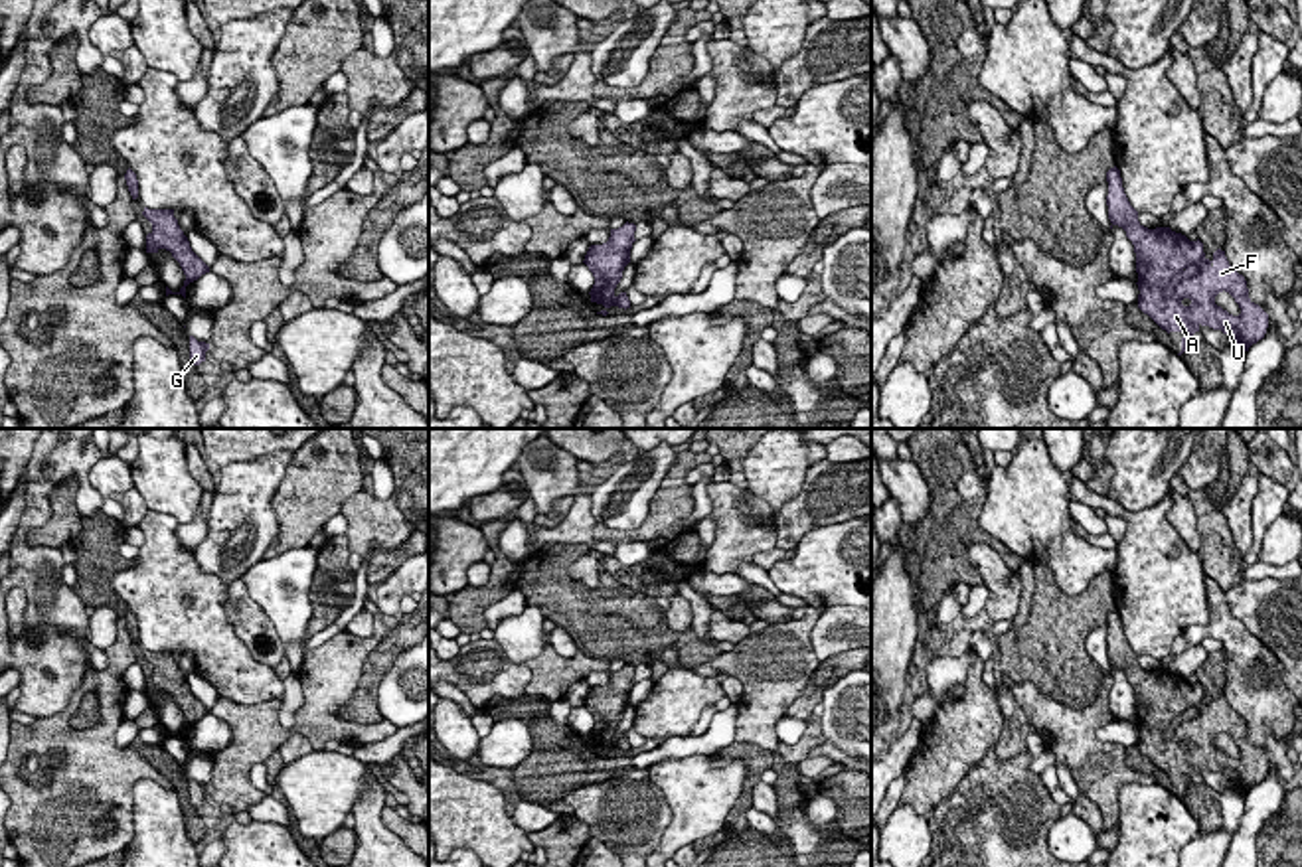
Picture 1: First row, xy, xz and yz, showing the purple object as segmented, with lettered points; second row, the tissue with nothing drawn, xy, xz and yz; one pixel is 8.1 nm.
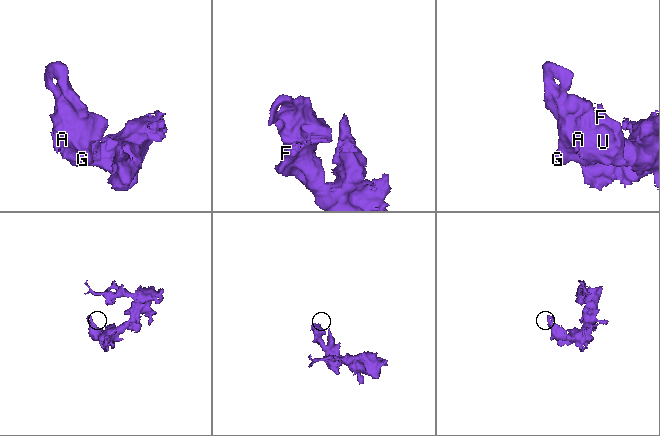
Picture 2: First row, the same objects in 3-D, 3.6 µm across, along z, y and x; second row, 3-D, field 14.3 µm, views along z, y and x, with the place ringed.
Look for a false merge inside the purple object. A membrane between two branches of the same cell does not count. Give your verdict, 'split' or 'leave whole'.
leave whole

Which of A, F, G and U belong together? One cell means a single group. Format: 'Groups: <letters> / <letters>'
Groups: A F G U

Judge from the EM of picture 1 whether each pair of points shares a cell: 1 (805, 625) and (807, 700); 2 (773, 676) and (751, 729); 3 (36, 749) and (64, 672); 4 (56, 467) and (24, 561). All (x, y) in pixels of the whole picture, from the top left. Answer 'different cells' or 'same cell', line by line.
1: different cells
2: same cell
3: different cells
4: same cell

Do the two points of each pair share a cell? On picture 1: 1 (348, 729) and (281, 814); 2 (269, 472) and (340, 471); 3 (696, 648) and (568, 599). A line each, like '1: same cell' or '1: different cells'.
1: different cells
2: different cells
3: same cell

